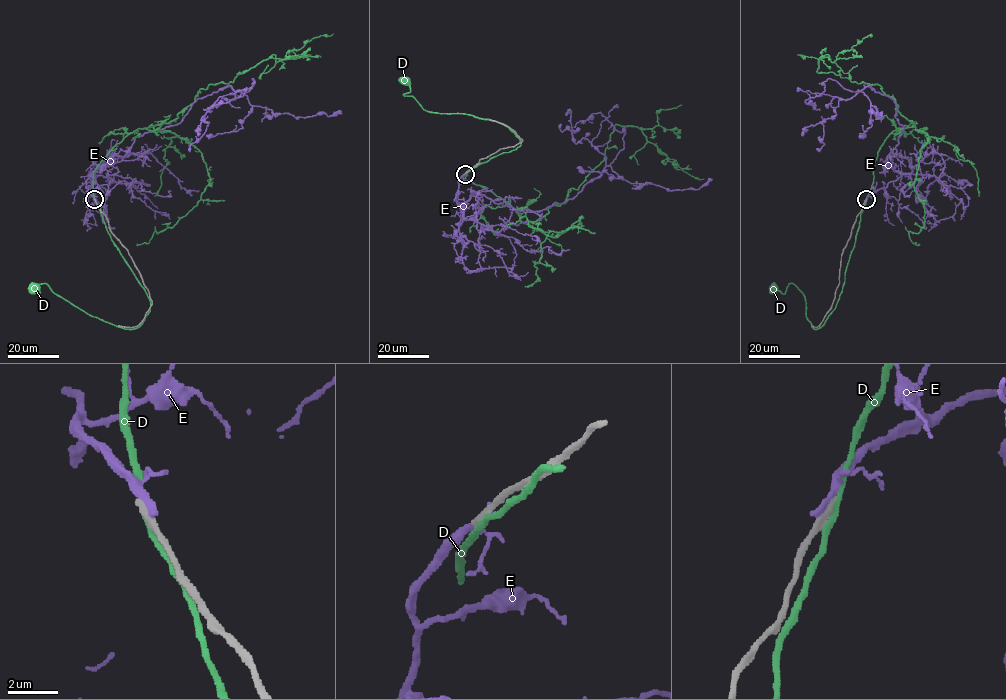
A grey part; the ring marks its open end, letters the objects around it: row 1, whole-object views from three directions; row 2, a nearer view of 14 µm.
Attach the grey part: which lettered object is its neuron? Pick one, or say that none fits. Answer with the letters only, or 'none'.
none

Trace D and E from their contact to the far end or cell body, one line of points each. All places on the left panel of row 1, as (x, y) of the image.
D: (95, 200), (150, 301), (143, 322), (117, 326), (45, 283), (33, 287), (39, 293), (34, 288)
E: (95, 200), (86, 180), (99, 167), (228, 86), (274, 114), (341, 113)

